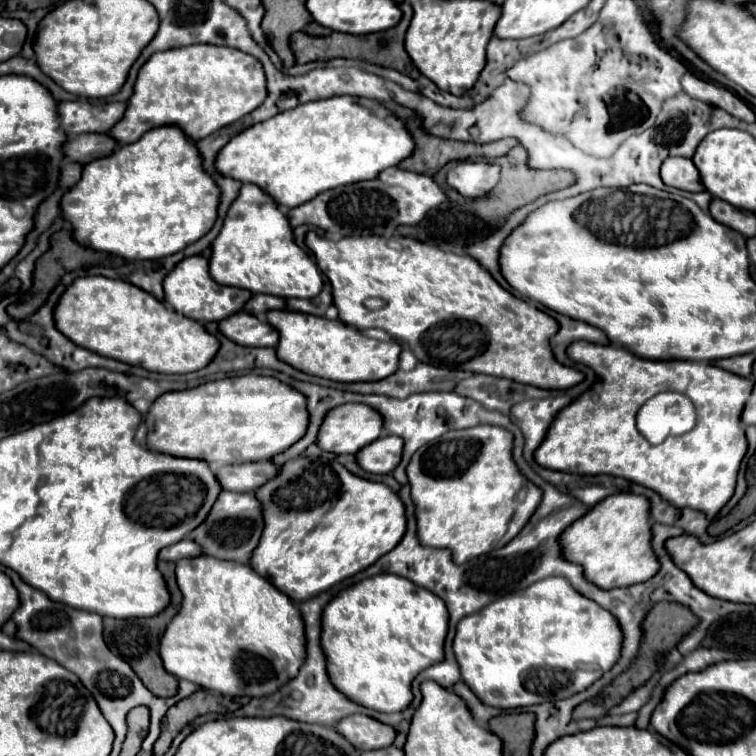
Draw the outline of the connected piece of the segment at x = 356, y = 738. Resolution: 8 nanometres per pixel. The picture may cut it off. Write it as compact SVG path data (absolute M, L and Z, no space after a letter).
M349 715L335 725L337 733L345 735L357 751L389 747L395 739L395 731L389 725L383 725L367 715Z

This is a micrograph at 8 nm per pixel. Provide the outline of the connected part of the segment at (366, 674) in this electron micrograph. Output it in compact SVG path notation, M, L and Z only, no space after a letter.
M379 573L333 597L321 615L321 647L327 657L331 683L347 699L381 713L397 713L411 703L411 681L427 667L443 661L443 641L447 635L449 613L445 603L431 591L421 589L405 577Z

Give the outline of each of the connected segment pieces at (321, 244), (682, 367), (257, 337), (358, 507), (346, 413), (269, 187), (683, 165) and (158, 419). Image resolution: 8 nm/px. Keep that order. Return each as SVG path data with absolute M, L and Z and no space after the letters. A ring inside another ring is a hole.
M313 231L305 235L305 243L315 255L317 267L331 283L333 305L339 309L339 319L359 331L371 327L387 331L393 339L407 343L421 363L505 377L541 389L567 389L583 381L583 373L557 363L549 349L549 337L557 331L557 321L505 291L473 257L467 255L464 247L463 253L441 251L429 247L429 243L405 236L385 239L378 235L348 235L339 241L329 241ZM367 297L381 297L387 305L381 311L361 309L361 303Z
M587 341L571 343L567 347L567 357L573 359L575 363L583 363L591 367L601 381L597 381L589 391L579 395L573 403L569 403L555 415L555 419L551 421L545 433L545 439L535 449L533 457L537 465L555 469L555 471L565 471L565 473L577 473L577 475L607 473L613 477L621 477L631 483L657 491L657 495L673 507L679 507L679 509L689 507L713 519L719 509L717 503L727 503L731 499L739 463L747 451L747 441L745 441L743 427L739 425L739 415L753 387L753 381L733 375L729 371L723 371L719 367L713 367L705 361L697 361L697 363L695 361L651 361L651 359L641 359L633 355L623 347L597 345ZM661 391L677 391L681 395L687 395L687 399L695 403L697 423L691 431L683 435L667 437L661 445L651 445L637 431L635 415L641 403L651 399L653 395L659 395Z
M245 311L219 321L219 331L243 347L275 347L279 341L279 333L269 323L259 323L257 317Z
M323 455L289 459L273 479L255 489L255 497L261 505L263 533L249 565L293 603L367 569L405 533L405 507L397 493L349 473L339 461Z
M341 405L325 415L317 433L317 447L335 455L357 453L381 435L381 417L367 405Z
M331 97L317 103L303 103L293 111L275 115L273 119L261 121L241 135L229 139L229 143L217 153L215 169L223 177L231 177L241 183L253 183L261 187L279 207L297 207L321 191L341 187L345 183L357 183L365 179L375 179L379 171L395 167L399 161L409 157L413 151L413 139L405 125L389 113L381 103L357 99L357 97Z
M669 157L661 165L661 179L665 185L681 189L681 191L703 191L699 181L699 171L691 159L685 157Z
M263 375L227 377L185 391L169 391L169 395L161 395L161 399L155 399L149 413L145 415L147 447L151 451L167 453L173 457L201 459L219 465L267 461L299 441L307 429L307 423L309 415L305 409L305 397L289 385L281 383L279 379Z

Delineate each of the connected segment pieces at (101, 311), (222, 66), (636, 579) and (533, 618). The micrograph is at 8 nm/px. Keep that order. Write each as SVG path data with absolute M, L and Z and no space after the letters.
M79 277L75 279L61 295L55 307L55 327L67 337L73 339L79 347L89 351L97 351L97 355L113 357L117 361L125 361L129 365L139 365L147 371L155 373L191 373L203 369L219 349L219 341L205 331L199 321L179 315L169 309L165 303L159 303L153 295L141 291L139 287L107 279L107 277Z
M189 45L181 49L161 51L149 57L139 69L135 89L127 101L125 115L107 131L117 145L135 143L143 133L155 127L175 125L189 141L205 139L213 131L235 123L267 97L265 73L261 63L231 47Z
M633 493L611 495L583 517L575 519L559 535L559 547L561 557L569 563L581 565L585 579L601 589L631 587L651 579L659 571L657 557L651 551L649 501Z
M549 577L513 595L505 595L479 613L461 619L453 639L453 651L461 681L469 685L481 703L497 709L517 709L567 699L595 683L619 659L621 629L609 611L573 591L567 579Z

